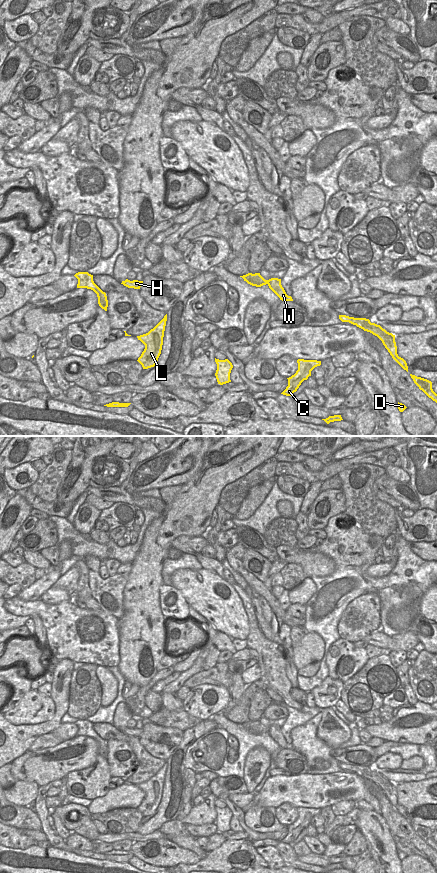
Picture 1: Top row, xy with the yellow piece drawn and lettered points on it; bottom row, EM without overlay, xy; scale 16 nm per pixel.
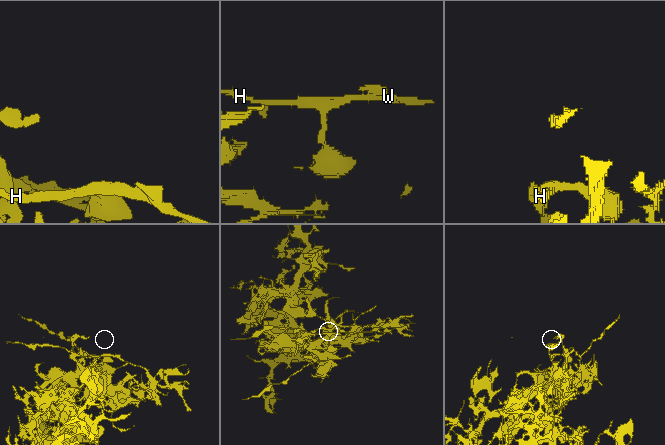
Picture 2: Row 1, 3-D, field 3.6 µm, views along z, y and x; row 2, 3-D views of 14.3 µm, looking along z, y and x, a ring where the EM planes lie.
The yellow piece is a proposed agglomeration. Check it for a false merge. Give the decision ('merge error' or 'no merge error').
merge error

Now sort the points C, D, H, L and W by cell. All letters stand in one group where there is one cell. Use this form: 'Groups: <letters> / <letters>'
Groups: C D L W / H.

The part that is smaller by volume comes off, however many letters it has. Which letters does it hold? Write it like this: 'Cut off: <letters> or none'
Cut off: H

